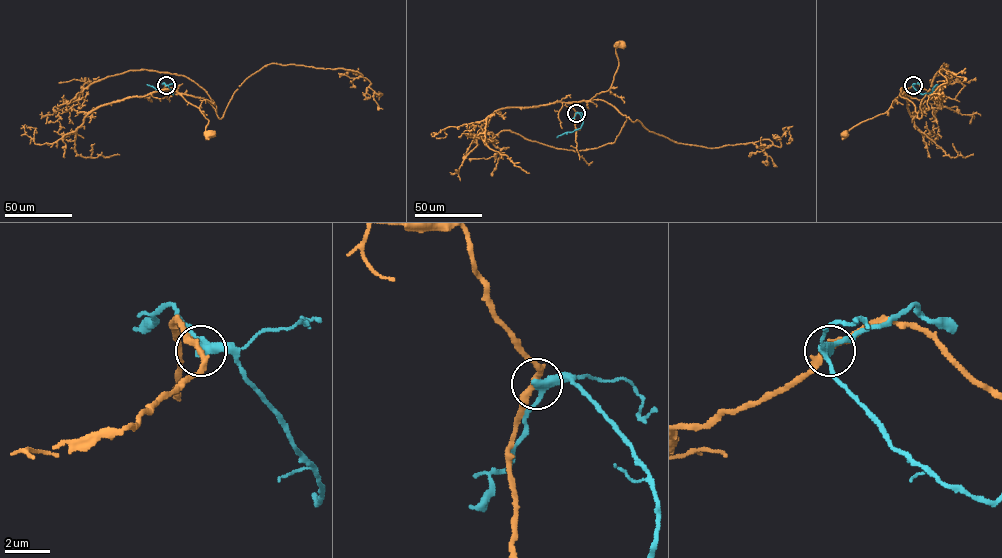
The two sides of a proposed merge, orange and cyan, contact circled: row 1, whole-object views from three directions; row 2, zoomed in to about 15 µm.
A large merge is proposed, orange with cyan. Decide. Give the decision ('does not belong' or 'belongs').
does not belong

